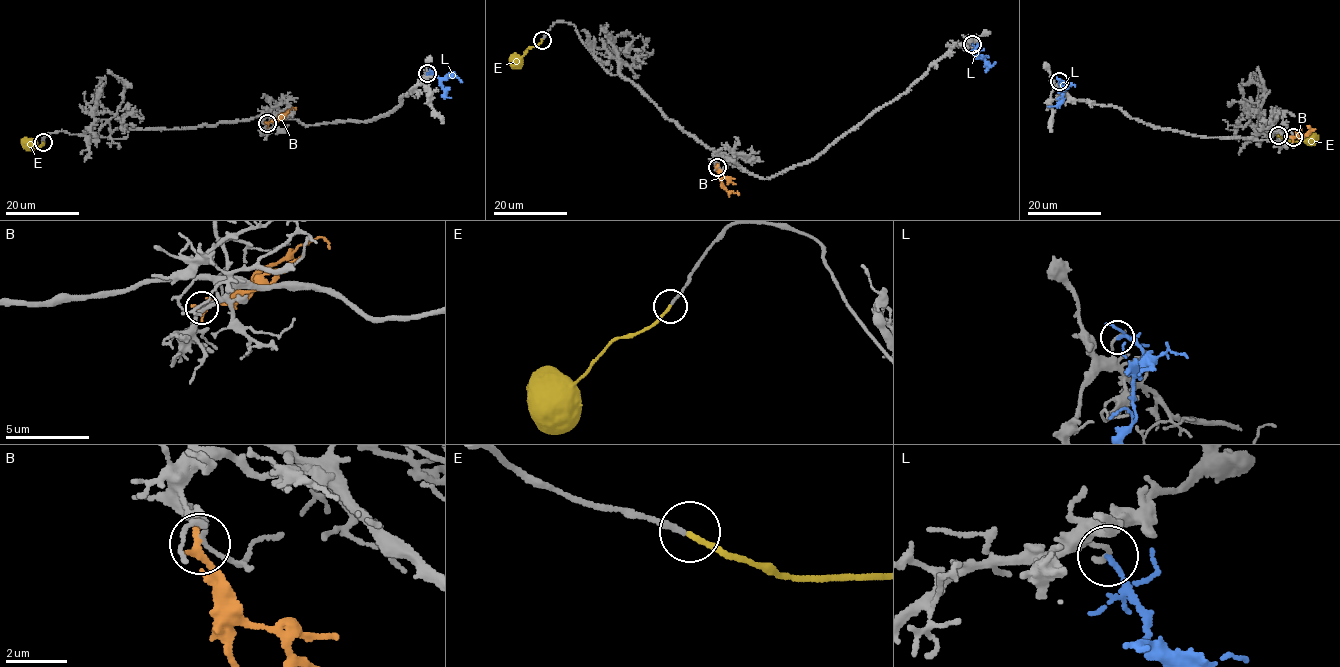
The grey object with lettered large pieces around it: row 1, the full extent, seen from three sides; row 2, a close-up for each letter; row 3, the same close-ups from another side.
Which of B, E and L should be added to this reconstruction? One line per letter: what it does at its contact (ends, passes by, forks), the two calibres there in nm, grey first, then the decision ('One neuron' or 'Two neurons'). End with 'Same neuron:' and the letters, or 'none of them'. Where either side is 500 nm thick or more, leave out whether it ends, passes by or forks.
B: It ends there. Thickness 120 nm (grey) against 320 nm. Two neurons
E: It ends there. Thickness 180 nm (grey) against 170 nm. One neuron
L: It ends there. Thickness 180 nm (grey) against 180 nm. Two neurons
Same neuron: E

